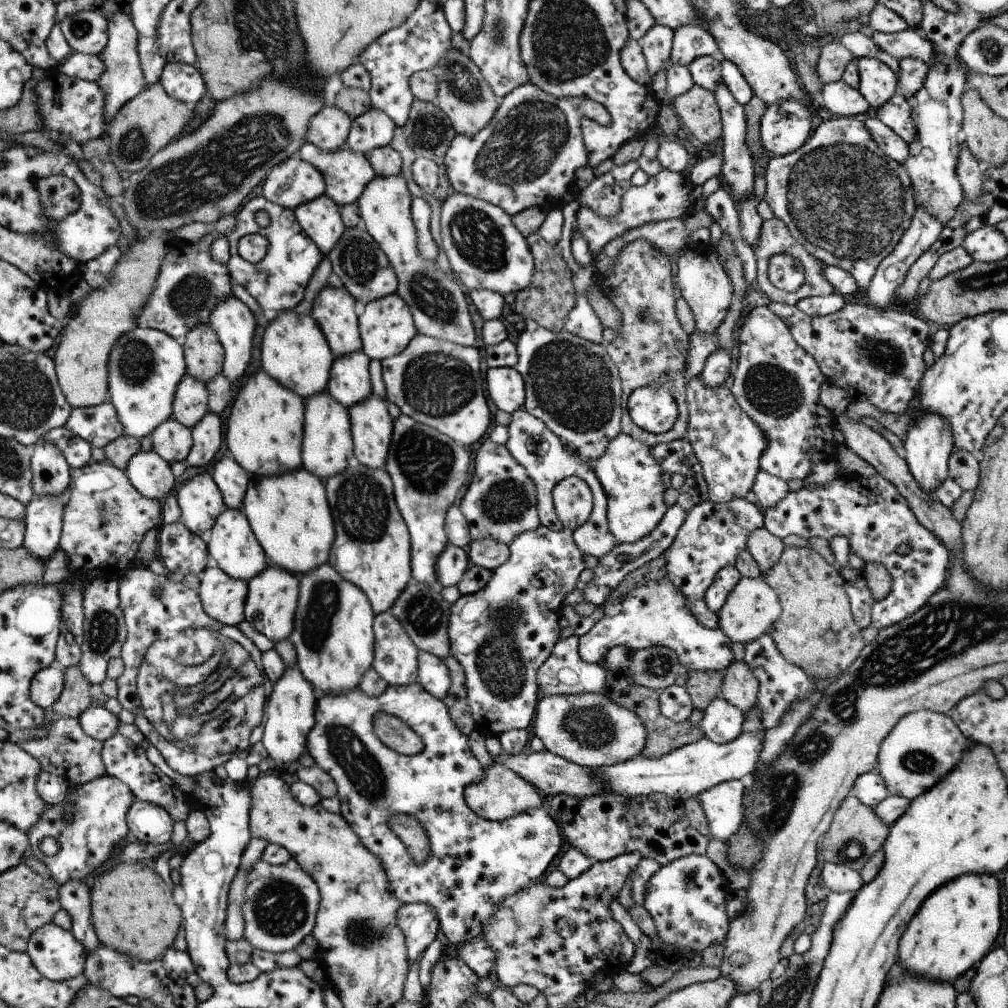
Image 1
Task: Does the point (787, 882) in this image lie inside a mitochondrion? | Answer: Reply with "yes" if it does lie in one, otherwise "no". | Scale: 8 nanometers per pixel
no

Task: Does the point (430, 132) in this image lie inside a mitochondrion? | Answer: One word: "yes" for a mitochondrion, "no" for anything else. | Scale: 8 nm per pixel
yes

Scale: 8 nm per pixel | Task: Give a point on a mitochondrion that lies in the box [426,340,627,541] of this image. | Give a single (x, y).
(506, 501)

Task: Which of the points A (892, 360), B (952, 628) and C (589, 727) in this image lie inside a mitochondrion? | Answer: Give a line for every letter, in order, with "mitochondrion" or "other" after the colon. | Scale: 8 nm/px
A: mitochondrion
B: mitochondrion
C: mitochondrion

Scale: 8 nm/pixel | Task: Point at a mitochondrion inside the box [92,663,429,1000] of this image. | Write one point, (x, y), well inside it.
(365, 774)

